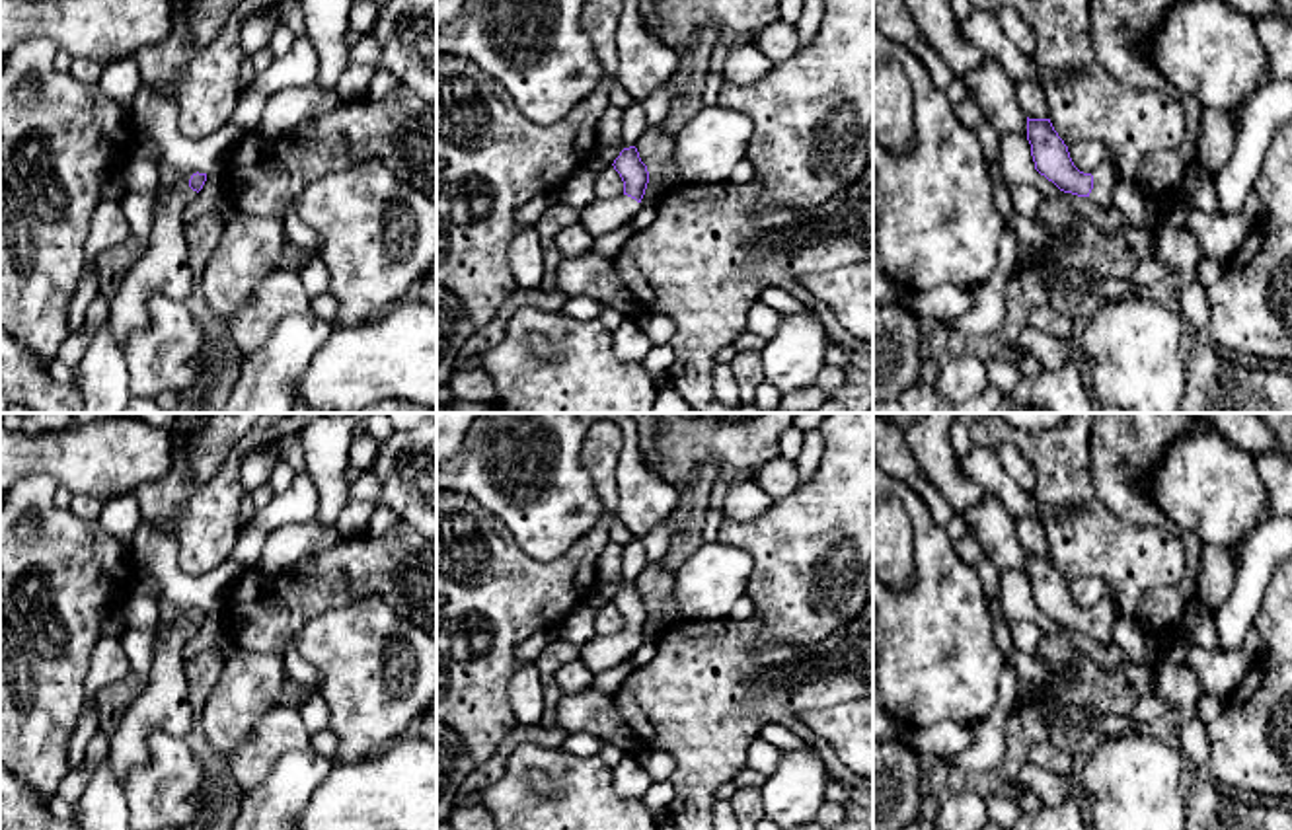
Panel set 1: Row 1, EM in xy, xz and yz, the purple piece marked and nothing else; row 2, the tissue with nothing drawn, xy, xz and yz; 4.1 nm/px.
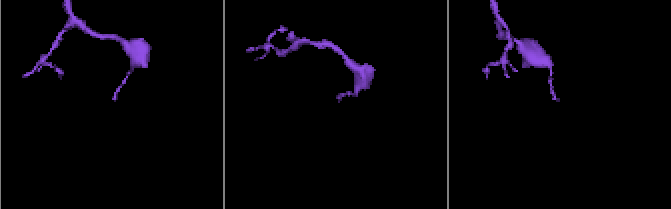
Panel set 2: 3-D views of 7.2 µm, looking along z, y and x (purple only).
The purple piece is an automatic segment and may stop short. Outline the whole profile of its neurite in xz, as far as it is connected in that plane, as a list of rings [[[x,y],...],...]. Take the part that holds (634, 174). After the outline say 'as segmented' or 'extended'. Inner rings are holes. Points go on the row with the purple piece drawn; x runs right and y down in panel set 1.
[[[635,146],[624,148],[612,166],[624,181],[624,193],[608,201],[594,197],[579,210],[579,224],[592,238],[627,226],[649,183],[647,166],[641,162]]]; extended

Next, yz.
[[[1027,117],[1027,140],[1031,144],[1035,170],[1060,191],[1087,197],[1101,208],[1113,208],[1113,191],[1121,179],[1121,171],[1109,154],[1095,171],[1080,171],[1050,119]]]; extended

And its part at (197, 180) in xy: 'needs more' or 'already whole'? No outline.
needs more

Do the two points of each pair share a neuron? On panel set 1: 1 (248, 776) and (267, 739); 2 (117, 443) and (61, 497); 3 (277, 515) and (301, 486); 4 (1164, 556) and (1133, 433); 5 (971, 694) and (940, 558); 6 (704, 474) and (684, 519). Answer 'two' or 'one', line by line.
1: one
2: two
3: one
4: two
5: one
6: one

